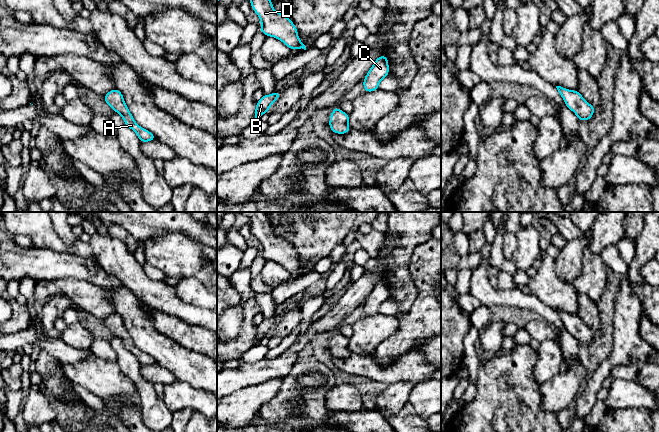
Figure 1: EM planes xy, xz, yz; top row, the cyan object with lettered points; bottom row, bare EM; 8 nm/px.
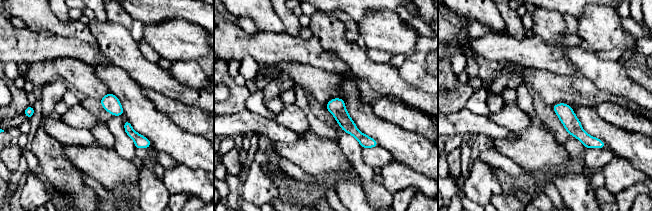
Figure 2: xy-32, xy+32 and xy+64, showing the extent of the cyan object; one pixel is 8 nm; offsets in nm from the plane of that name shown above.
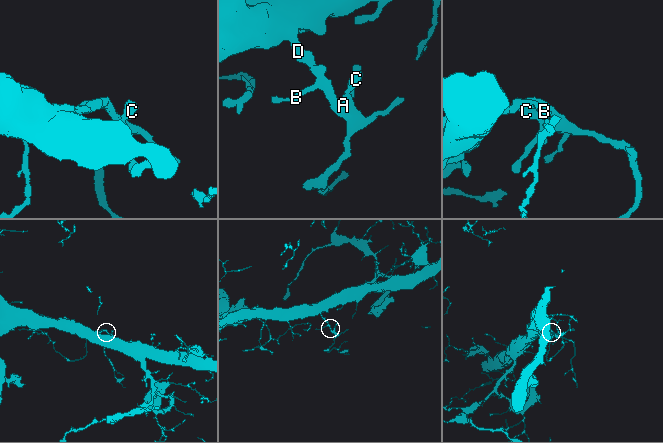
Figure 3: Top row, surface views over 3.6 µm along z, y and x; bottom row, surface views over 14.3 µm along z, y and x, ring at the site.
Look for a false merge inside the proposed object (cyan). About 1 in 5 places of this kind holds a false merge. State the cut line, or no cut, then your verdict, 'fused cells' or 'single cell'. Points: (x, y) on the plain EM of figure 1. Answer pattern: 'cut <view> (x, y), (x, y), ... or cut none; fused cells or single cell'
cut none; single cell

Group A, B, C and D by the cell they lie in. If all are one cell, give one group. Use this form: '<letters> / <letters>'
A B C D

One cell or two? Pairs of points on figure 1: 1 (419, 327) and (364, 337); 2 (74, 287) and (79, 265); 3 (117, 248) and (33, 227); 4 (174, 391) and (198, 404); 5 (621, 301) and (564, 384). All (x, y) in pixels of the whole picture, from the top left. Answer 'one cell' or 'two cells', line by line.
1: two cells
2: two cells
3: two cells
4: one cell
5: two cells

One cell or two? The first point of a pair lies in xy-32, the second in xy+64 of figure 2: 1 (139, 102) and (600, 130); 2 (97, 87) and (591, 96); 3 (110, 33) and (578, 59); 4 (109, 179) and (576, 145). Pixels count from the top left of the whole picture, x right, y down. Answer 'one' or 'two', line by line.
1: one
2: one
3: one
4: two

